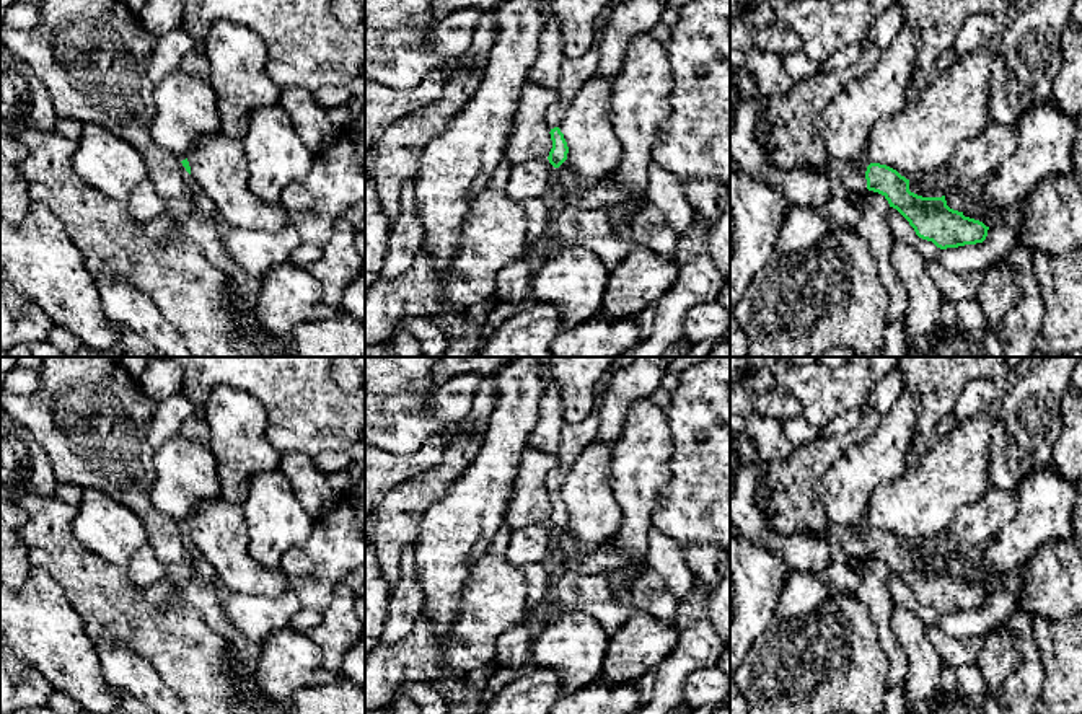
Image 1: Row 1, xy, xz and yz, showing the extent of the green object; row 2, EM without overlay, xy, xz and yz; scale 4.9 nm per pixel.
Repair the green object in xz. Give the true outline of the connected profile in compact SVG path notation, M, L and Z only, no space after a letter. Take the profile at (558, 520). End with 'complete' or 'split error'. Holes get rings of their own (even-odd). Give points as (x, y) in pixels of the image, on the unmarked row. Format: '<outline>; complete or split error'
M618 357L595 385L595 411L583 422L580 424L564 422L561 429L561 448L557 453L559 465L546 476L546 489L551 494L549 499L552 505L552 513L549 517L548 525L554 533L559 533L567 525L569 518L567 507L559 494L561 486L567 478L567 474L570 473L570 469L574 468L578 456L595 440L600 424L600 404L603 394L609 386L613 373L631 365L634 359L636 357Z; split error

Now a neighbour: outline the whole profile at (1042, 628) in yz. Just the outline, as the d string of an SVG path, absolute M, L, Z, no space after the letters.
M1082 611L1071 619L1031 619L1045 673L1036 714L1082 714Z

